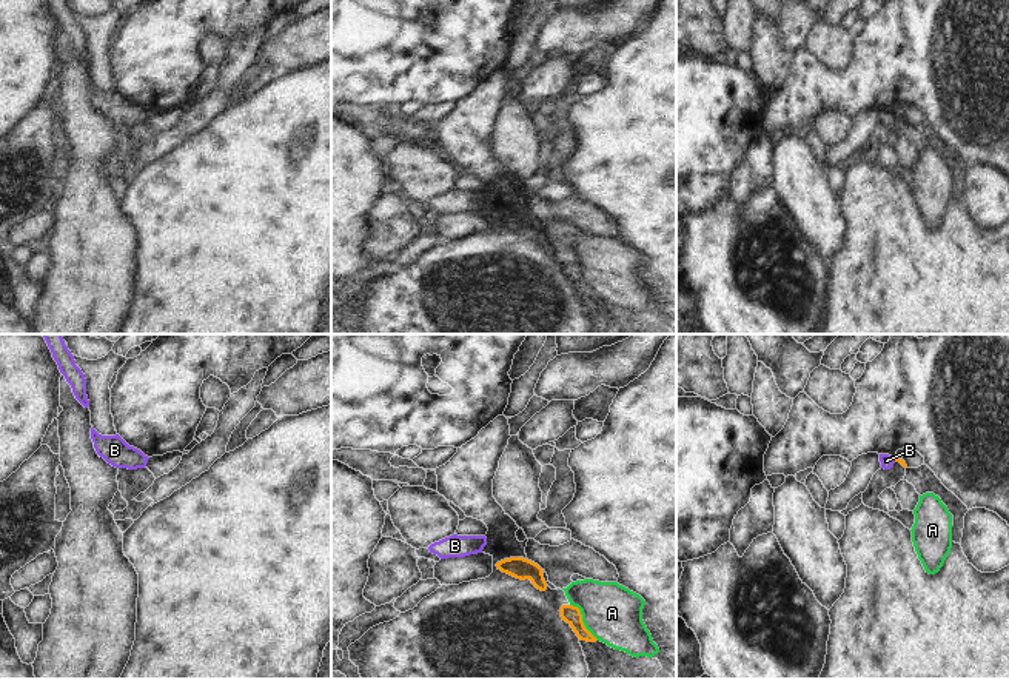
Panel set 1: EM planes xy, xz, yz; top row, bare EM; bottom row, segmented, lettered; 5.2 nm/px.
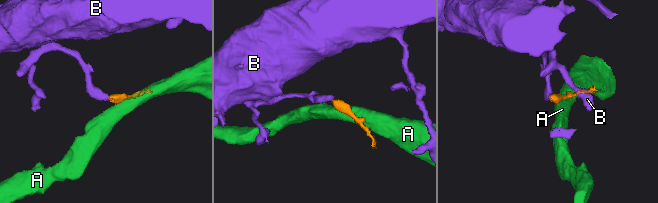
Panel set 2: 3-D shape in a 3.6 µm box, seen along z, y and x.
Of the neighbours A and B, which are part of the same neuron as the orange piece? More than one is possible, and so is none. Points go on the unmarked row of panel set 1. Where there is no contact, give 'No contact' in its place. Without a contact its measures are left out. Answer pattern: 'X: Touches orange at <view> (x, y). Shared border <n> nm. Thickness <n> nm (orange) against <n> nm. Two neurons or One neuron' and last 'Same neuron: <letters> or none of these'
A: Touches orange at xz (581, 276). Shared border 240 nm. Thickness 100 nm (orange) against 300 nm. Two neurons
B: Touches orange at yz (894, 114). Shared border 30 nm. Thickness 30 nm (orange) against 70 nm. Two neurons
Same neuron: none of these

